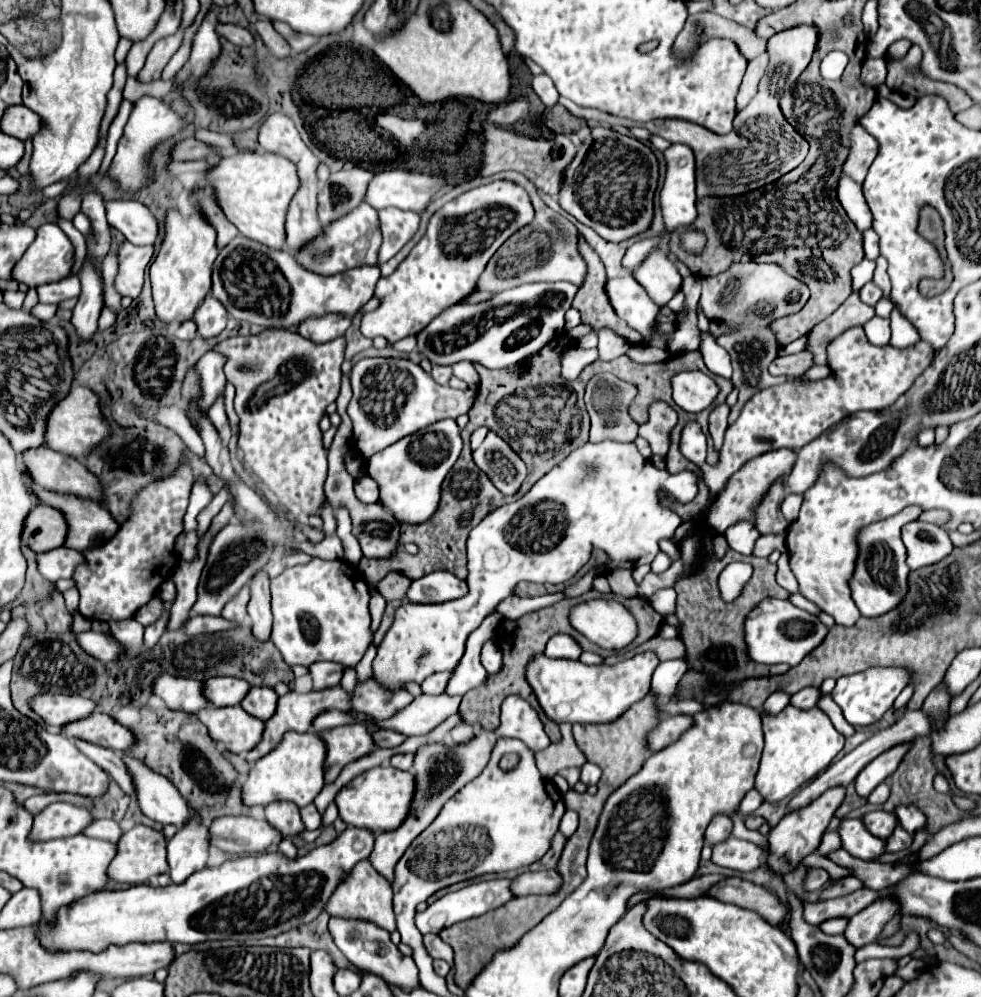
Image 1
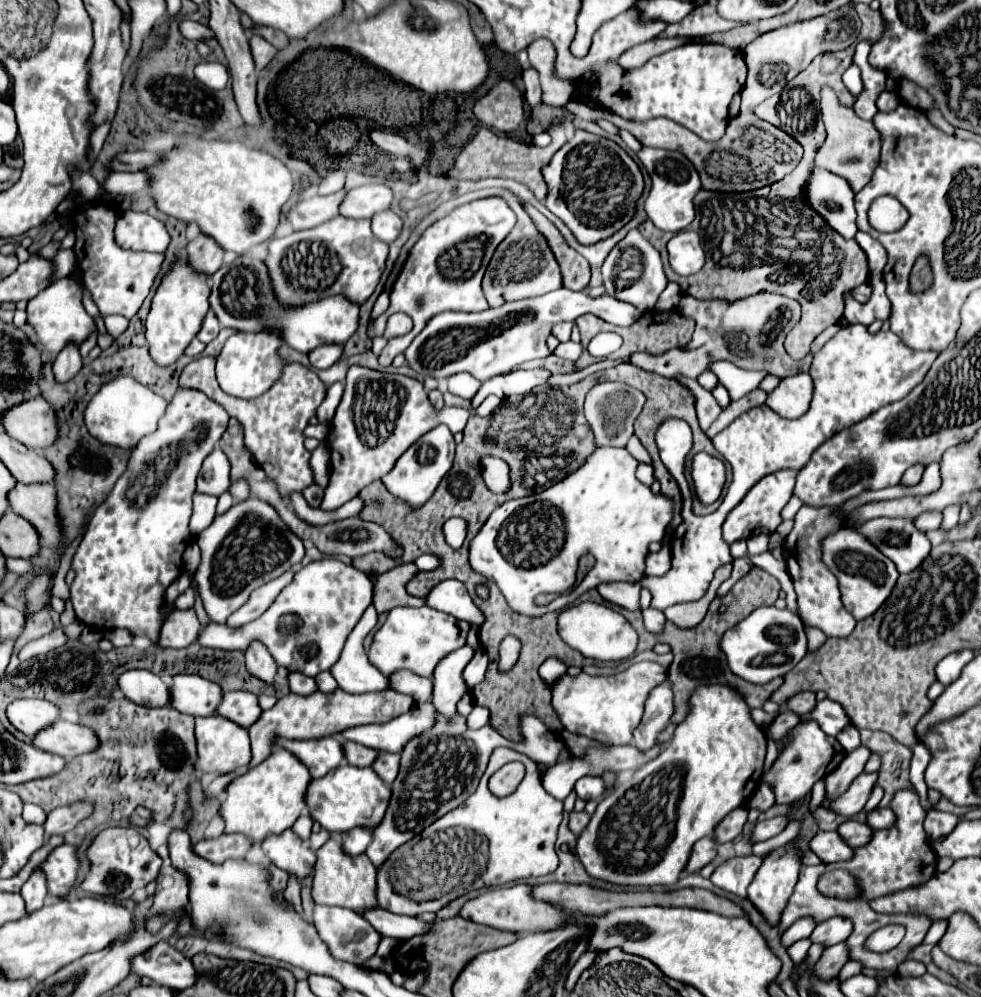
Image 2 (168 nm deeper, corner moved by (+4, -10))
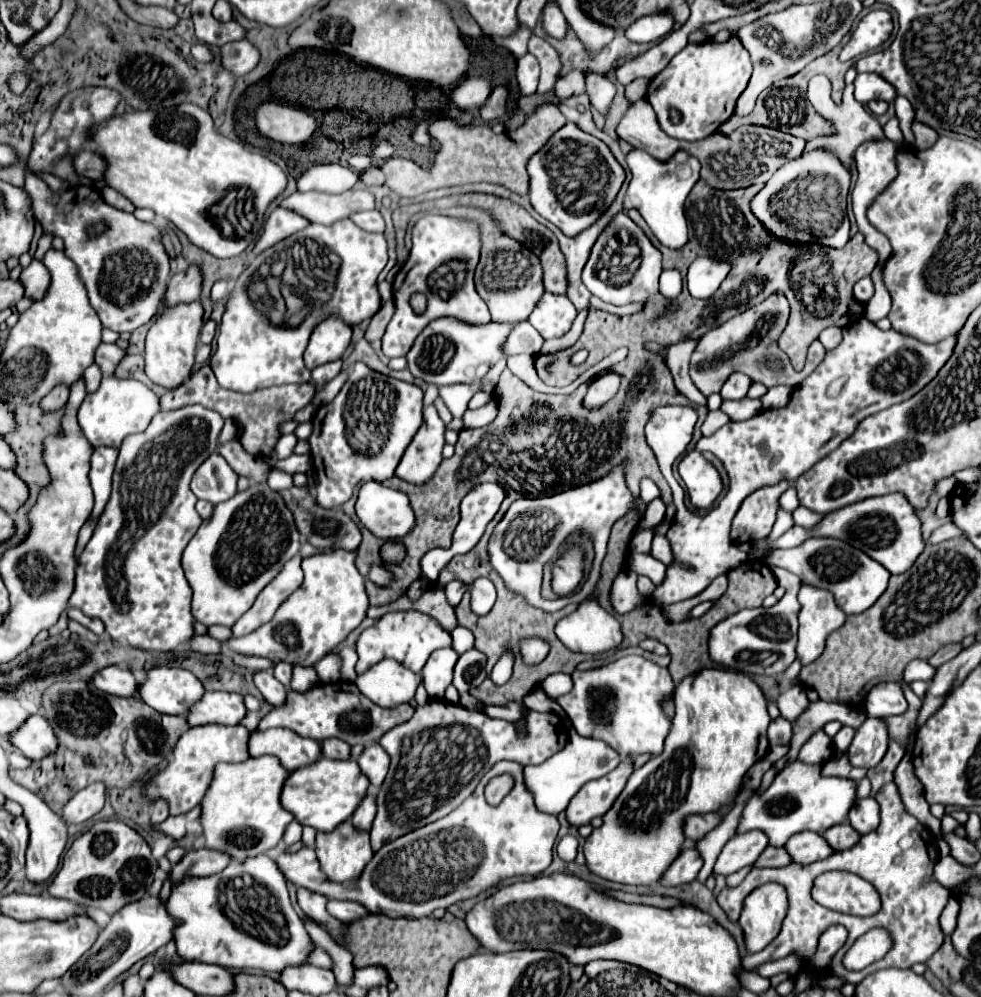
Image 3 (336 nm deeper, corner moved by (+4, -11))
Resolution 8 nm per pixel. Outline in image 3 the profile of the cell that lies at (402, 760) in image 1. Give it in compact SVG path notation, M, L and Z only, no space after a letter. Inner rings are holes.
M379 743L369 745L367 749L363 749L357 763L359 763L363 775L369 779L369 791L375 795L389 769L389 757L387 757L385 749Z

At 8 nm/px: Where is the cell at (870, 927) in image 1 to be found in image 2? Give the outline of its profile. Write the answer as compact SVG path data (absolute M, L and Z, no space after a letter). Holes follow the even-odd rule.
M839 942L835 946L825 948L823 956L815 964L815 974L817 976L837 976L845 962L849 962L849 948L845 942Z

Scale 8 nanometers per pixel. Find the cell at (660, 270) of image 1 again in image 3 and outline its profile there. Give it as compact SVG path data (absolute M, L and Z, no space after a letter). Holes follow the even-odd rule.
M621 211L609 221L609 225L601 231L595 245L591 247L589 259L581 273L581 281L595 297L599 297L605 303L613 303L613 305L625 305L625 303L633 303L633 301L645 303L651 295L655 295L659 291L659 273L661 273L659 249L655 249L653 243L647 239L647 235L641 231L641 227L637 223L633 223L625 211ZM621 227L625 227L625 229L621 229ZM627 229L631 229L631 233L635 233L635 237ZM635 239L639 241L639 245ZM641 249L643 249L643 257L639 257ZM639 259L641 259L641 263L639 263ZM595 261L597 261L597 265L595 265ZM595 269L597 269L599 281L595 281ZM633 273L635 273L635 277L631 277Z

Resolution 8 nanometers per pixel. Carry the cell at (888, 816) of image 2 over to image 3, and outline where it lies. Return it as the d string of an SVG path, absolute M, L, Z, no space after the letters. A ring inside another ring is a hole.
M865 797L865 799L859 799L853 803L849 815L849 825L859 833L859 835L865 835L873 829L877 829L879 825L879 805L873 797Z

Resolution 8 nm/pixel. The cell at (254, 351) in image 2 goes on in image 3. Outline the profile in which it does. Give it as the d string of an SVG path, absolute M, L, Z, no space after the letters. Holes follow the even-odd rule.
M349 219L335 221L333 225L309 225L257 255L253 263L239 275L219 325L217 351L209 363L219 385L231 391L253 393L255 389L265 389L271 385L309 382L311 371L305 366L303 351L307 347L311 331L327 317L339 317L349 327L371 319L381 307L377 275L381 273L385 263L385 237L381 233L363 231L355 227L355 223L351 223ZM263 265L267 265L267 269L259 273ZM277 295L281 295L279 305L273 299Z

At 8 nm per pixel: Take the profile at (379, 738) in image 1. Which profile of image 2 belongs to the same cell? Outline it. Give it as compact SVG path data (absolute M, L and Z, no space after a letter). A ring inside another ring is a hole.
M343 742L343 750L345 750L345 756L347 756L347 762L351 766L357 766L357 768L373 766L373 762L379 756L377 750L361 746L361 744L355 744L355 742Z

